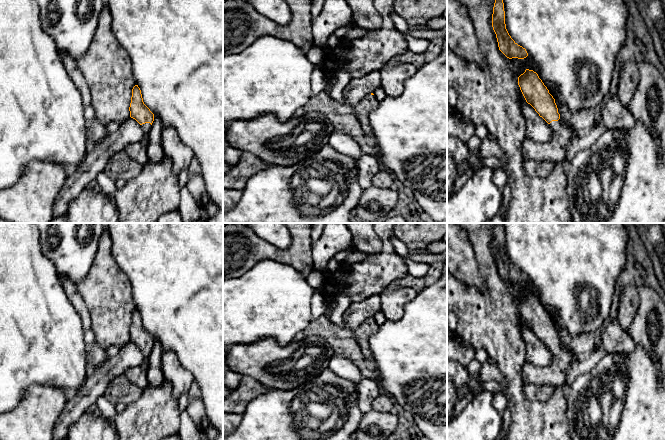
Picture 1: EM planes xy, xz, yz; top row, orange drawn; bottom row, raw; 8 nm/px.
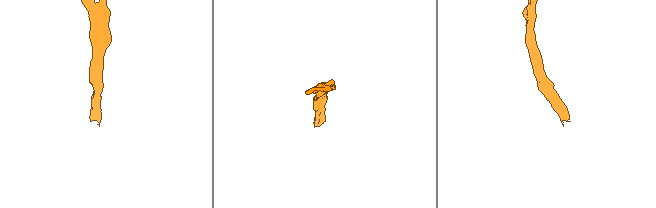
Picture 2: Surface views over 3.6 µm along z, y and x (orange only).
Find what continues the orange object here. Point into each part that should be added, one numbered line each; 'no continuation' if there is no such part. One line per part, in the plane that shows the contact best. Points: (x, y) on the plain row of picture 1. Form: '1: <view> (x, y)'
1: yz (555, 374)

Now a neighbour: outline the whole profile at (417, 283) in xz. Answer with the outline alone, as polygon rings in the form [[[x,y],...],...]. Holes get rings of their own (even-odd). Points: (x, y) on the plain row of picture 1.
[[[408,275],[402,279],[396,279],[389,284],[386,288],[388,290],[397,290],[405,287],[410,287],[417,292],[422,291],[425,288],[425,277],[414,277]]]

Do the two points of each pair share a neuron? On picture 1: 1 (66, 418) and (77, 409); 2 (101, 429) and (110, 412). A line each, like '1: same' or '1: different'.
1: same
2: different

